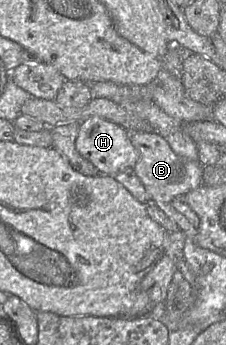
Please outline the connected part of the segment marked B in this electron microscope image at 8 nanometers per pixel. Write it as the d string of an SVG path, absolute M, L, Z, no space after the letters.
M129 132L133 146L139 152L139 160L133 170L143 183L150 199L179 227L184 233L196 234L196 228L172 205L177 196L185 196L201 185L202 164L197 160L187 160L178 156L169 143L155 132Z

